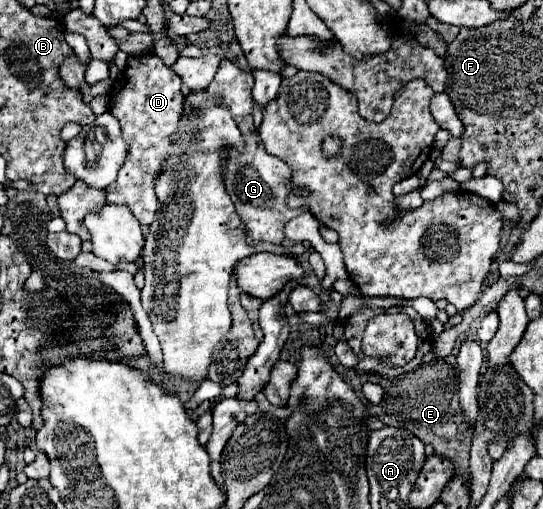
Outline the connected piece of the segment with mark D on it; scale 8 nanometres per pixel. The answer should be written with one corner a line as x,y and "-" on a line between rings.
157,54
129,56
129,66
121,78
125,82
115,82
109,94
109,112
119,120
129,152
115,184
107,188
107,202
127,204
141,224
151,224
155,220
153,214
157,212
159,202
155,196
155,180
163,172
163,160
173,154
175,132
183,112
181,78
167,68

